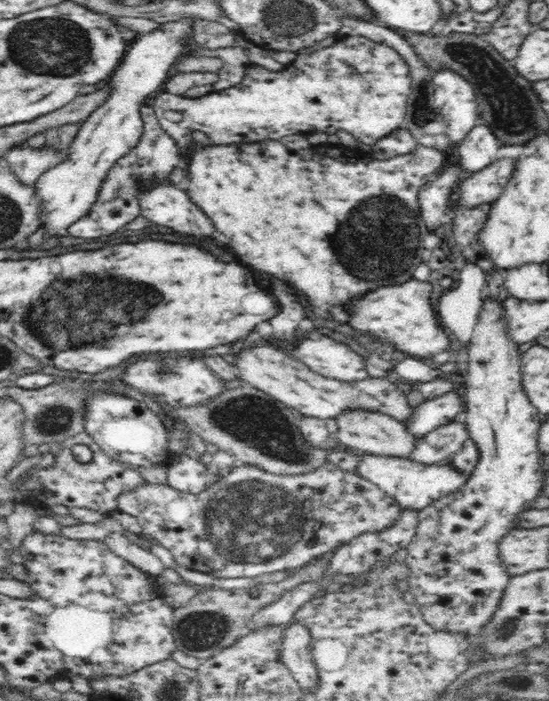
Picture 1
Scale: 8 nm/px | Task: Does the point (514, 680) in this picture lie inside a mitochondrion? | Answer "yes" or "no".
yes

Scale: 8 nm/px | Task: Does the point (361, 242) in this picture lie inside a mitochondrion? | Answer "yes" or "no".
yes

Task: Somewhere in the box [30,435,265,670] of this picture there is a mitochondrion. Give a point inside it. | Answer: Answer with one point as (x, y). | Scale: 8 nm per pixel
(203, 631)

